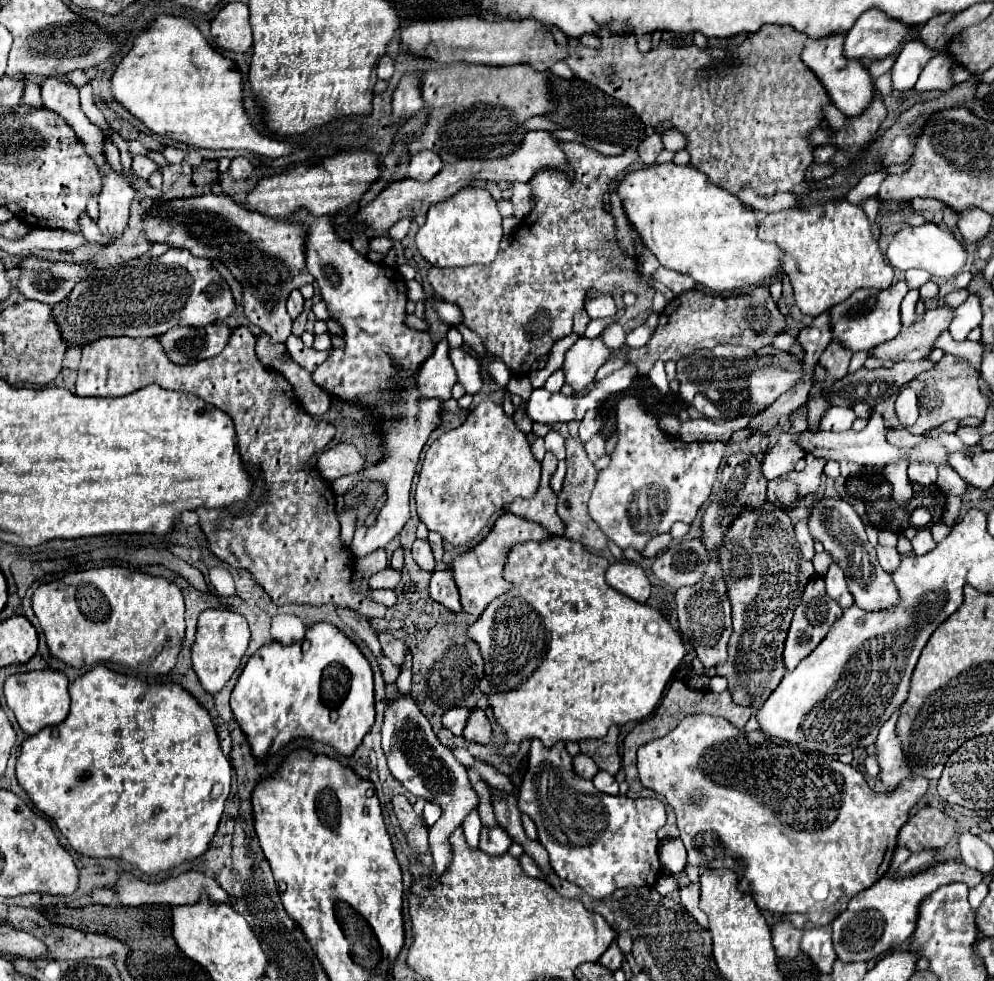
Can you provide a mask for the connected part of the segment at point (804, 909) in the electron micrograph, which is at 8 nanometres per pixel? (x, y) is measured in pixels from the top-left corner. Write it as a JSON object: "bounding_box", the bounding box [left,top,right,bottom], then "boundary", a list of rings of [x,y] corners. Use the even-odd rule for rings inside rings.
{"bounding_box":[637,715,929,925],"boundary":[[[689,715],[685,717],[669,735],[657,739],[657,741],[649,741],[643,747],[639,747],[637,751],[637,767],[639,767],[639,779],[645,787],[661,793],[667,803],[675,809],[677,813],[677,825],[681,831],[681,841],[685,843],[687,849],[687,861],[693,865],[699,865],[701,869],[729,869],[735,871],[741,879],[741,889],[751,891],[755,897],[755,903],[761,911],[769,911],[775,915],[789,915],[789,913],[803,913],[813,925],[829,925],[839,913],[843,913],[843,909],[849,905],[849,901],[869,889],[875,881],[879,881],[891,865],[893,859],[893,851],[897,847],[897,833],[899,829],[905,825],[905,821],[909,819],[909,811],[919,803],[919,799],[927,793],[927,785],[929,781],[925,777],[909,777],[905,779],[897,789],[893,791],[885,791],[885,793],[875,793],[863,773],[859,769],[855,769],[853,765],[845,765],[839,759],[833,759],[831,755],[819,755],[819,753],[809,753],[803,749],[797,749],[793,745],[781,743],[781,741],[773,741],[769,739],[761,729],[755,729],[751,733],[741,731],[733,725],[729,725],[729,721],[725,721],[723,717],[715,717],[715,715]]]}

